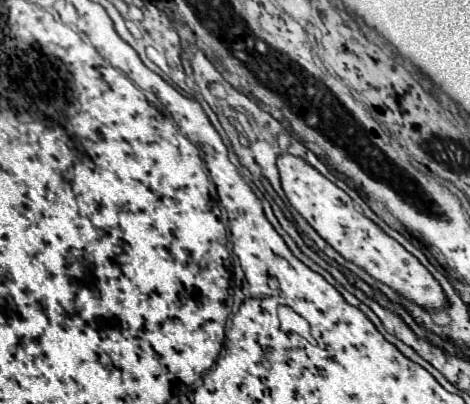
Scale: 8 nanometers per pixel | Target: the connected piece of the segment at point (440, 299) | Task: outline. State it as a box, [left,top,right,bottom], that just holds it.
[278,154,448,310]

